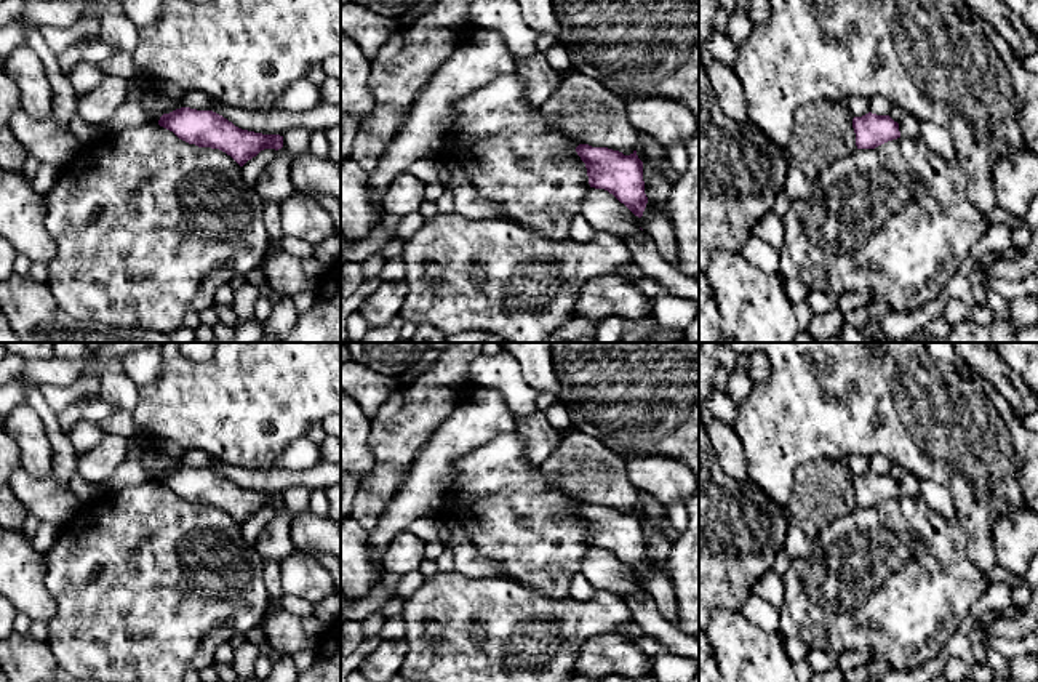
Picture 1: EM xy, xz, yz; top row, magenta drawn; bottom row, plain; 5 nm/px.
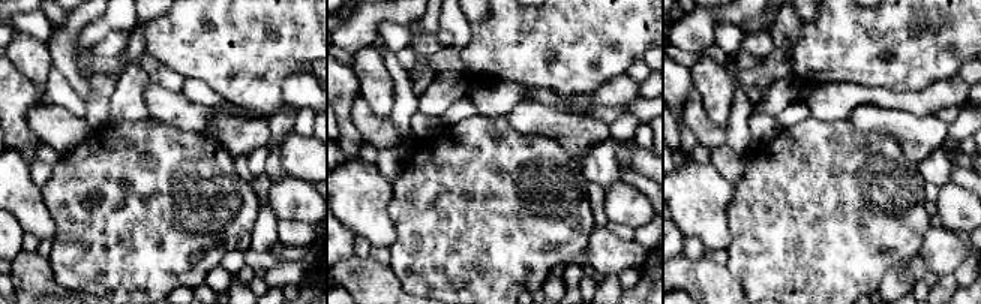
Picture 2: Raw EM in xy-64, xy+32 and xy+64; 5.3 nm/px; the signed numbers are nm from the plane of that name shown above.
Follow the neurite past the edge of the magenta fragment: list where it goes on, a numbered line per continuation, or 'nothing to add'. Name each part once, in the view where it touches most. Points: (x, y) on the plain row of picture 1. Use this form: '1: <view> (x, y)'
nothing to add

